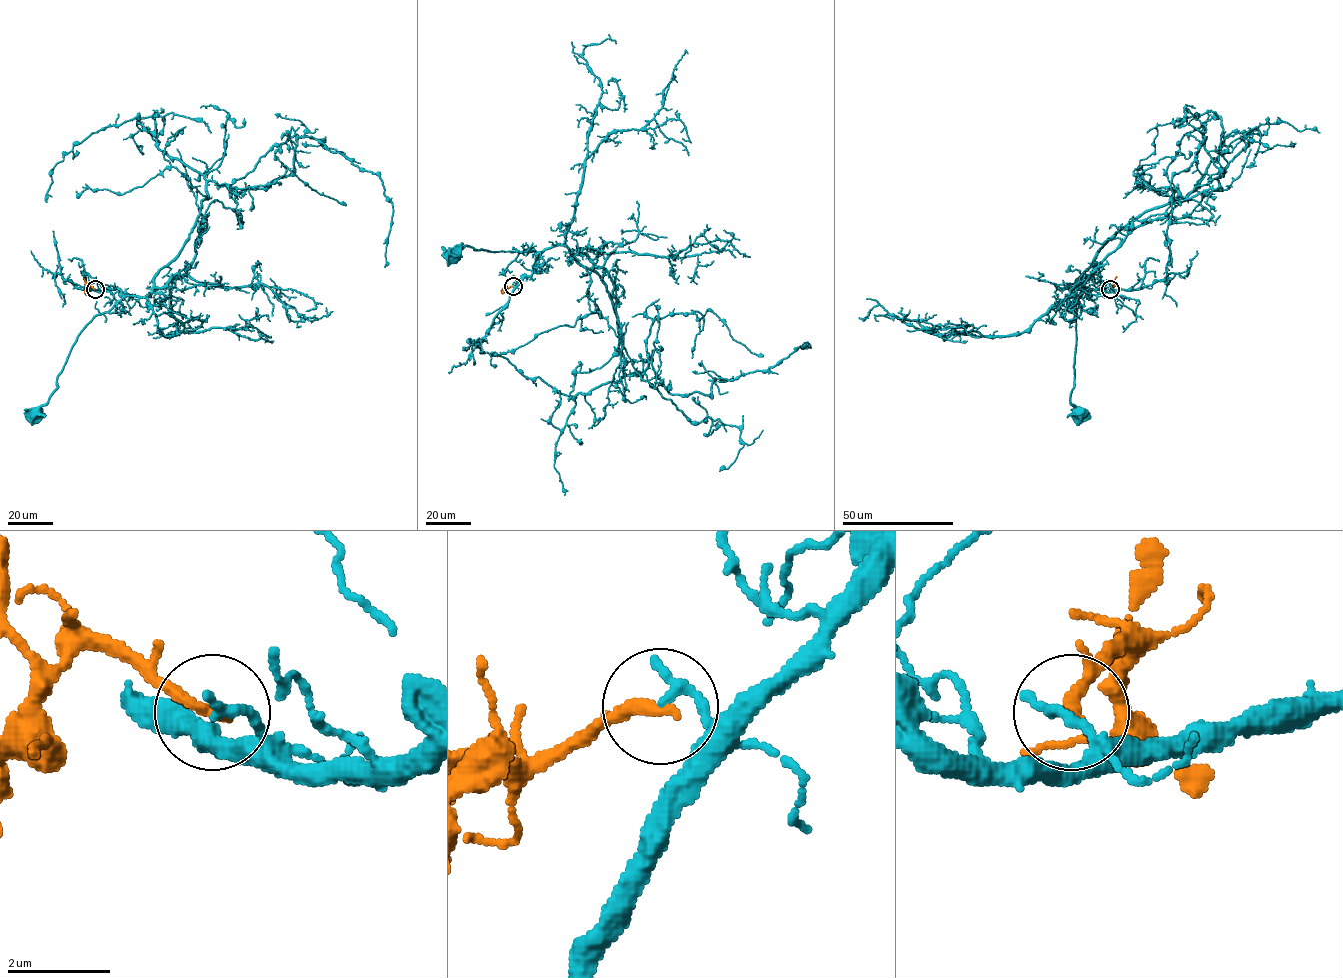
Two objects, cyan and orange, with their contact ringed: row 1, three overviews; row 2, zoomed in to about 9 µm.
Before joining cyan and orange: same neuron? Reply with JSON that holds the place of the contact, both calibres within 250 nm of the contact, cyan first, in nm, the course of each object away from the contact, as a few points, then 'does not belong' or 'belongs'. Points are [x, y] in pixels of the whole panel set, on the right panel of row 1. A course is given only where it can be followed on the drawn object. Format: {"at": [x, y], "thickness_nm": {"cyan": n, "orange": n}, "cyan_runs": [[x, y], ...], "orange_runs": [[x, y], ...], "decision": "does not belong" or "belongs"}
{"at": [1110, 289], "thickness_nm": {"cyan": 200, "orange": 280}, "cyan_runs": [[1110, 289], [1103, 292], [1086, 288], [1075, 303], [1076, 348], [1070, 402], [1081, 413]], "orange_runs": [[1110, 289], [1116, 277]], "decision": "does not belong"}

